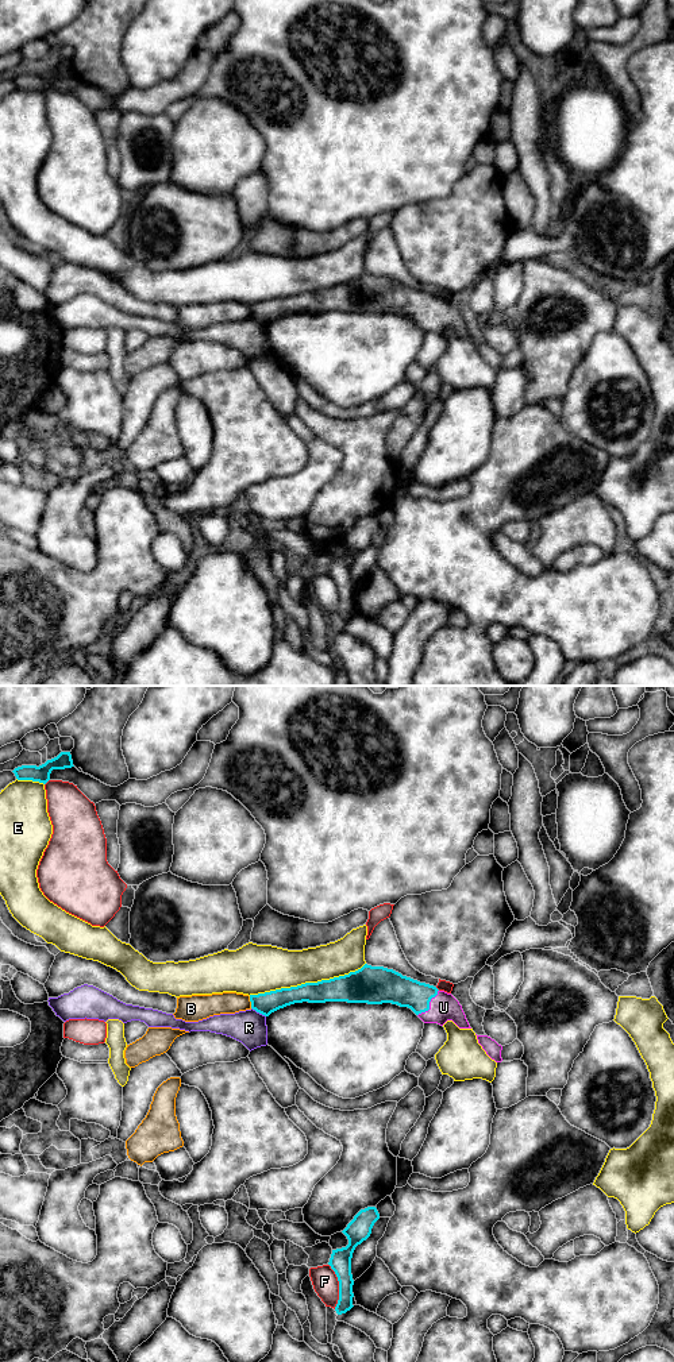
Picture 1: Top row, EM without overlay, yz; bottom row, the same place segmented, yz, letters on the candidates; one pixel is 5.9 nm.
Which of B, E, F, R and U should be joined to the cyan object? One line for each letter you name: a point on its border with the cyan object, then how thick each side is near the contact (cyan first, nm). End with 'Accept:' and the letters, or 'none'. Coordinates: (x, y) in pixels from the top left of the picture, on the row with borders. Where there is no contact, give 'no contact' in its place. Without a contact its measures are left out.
U: contact yz (428, 1004); calibres 190 and 170 nm
Accept: U

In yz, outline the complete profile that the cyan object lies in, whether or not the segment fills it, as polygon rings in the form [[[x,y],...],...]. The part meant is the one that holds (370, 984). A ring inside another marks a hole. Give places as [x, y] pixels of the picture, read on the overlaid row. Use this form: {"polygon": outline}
{"polygon": [[[367,964],[330,980],[250,995],[250,1002],[251,1008],[265,1016],[303,1002],[392,1003],[411,1008],[424,1023],[443,1026],[447,1020],[452,1020],[459,1029],[471,1029],[462,1006],[451,993],[393,969]]]}

